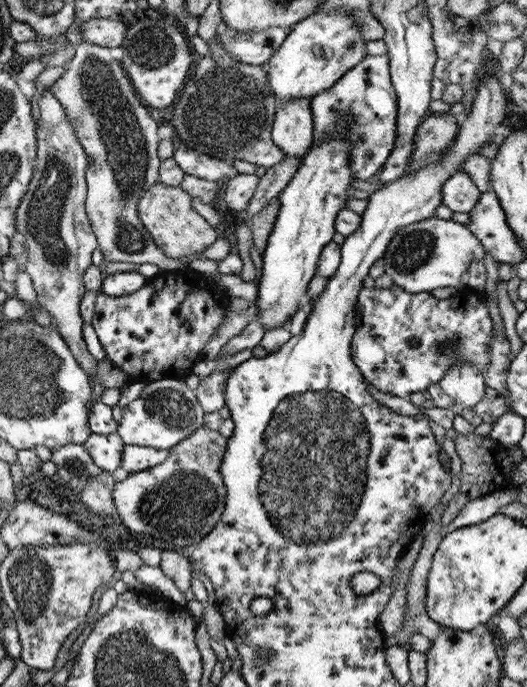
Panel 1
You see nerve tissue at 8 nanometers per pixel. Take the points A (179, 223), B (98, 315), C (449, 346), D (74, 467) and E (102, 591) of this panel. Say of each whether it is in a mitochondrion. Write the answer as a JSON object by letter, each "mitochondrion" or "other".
{"A":"other","B":"other","C":"mitochondrion","D":"mitochondrion","E":"other"}

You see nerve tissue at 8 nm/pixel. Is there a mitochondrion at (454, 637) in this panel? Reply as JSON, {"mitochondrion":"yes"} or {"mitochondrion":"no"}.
{"mitochondrion":"no"}

